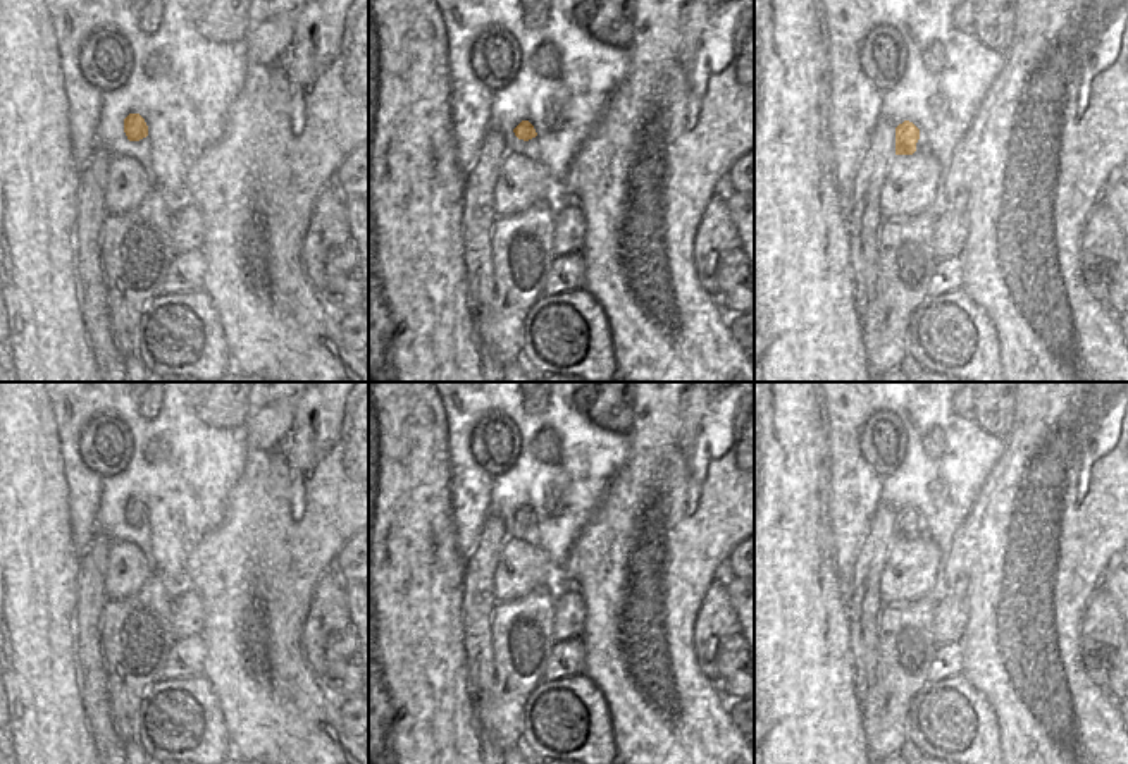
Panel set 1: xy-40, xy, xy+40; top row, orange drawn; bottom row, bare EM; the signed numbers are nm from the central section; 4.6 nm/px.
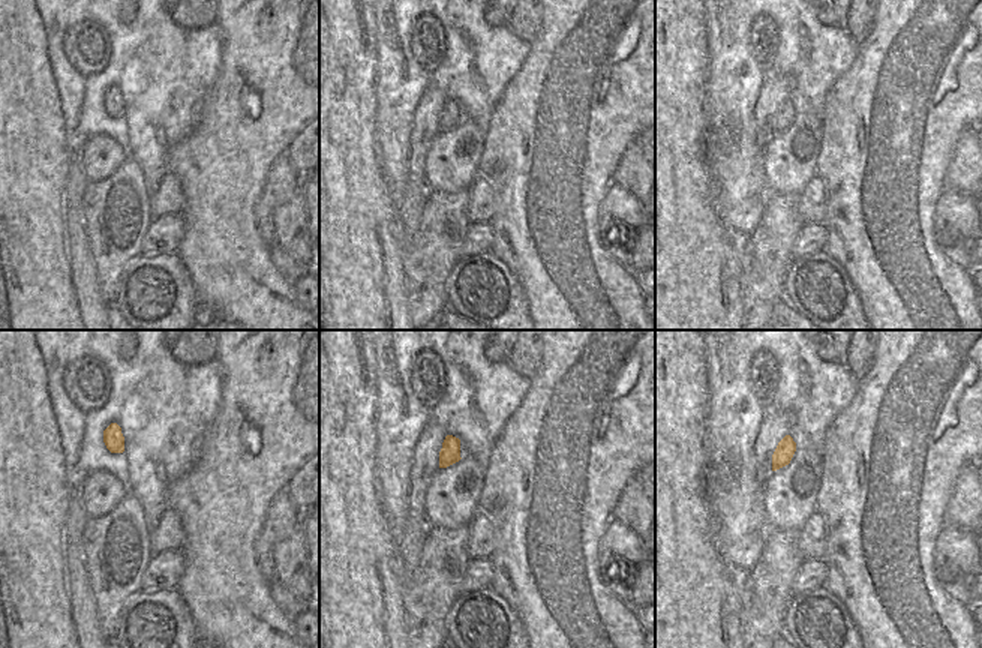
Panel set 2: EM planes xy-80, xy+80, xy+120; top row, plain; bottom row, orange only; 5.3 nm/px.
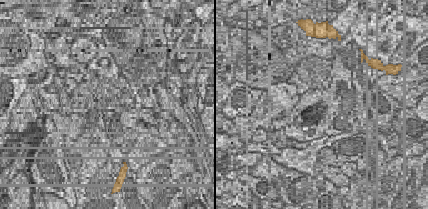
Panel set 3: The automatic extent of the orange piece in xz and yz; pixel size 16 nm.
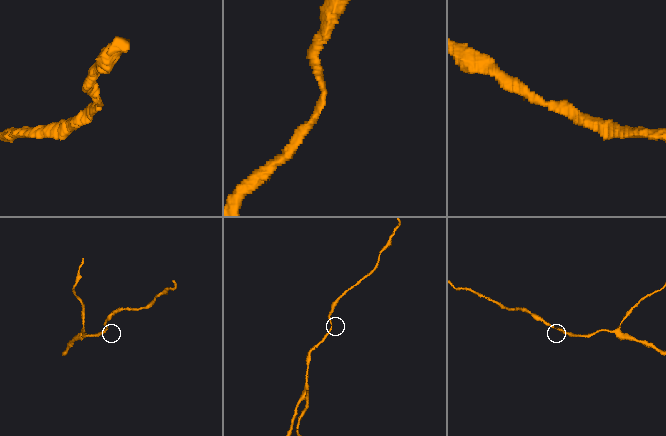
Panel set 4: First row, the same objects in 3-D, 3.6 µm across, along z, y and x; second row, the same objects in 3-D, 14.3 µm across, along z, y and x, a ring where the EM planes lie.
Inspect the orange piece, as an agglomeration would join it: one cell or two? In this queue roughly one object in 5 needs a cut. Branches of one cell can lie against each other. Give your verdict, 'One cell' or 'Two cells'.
One cell.

